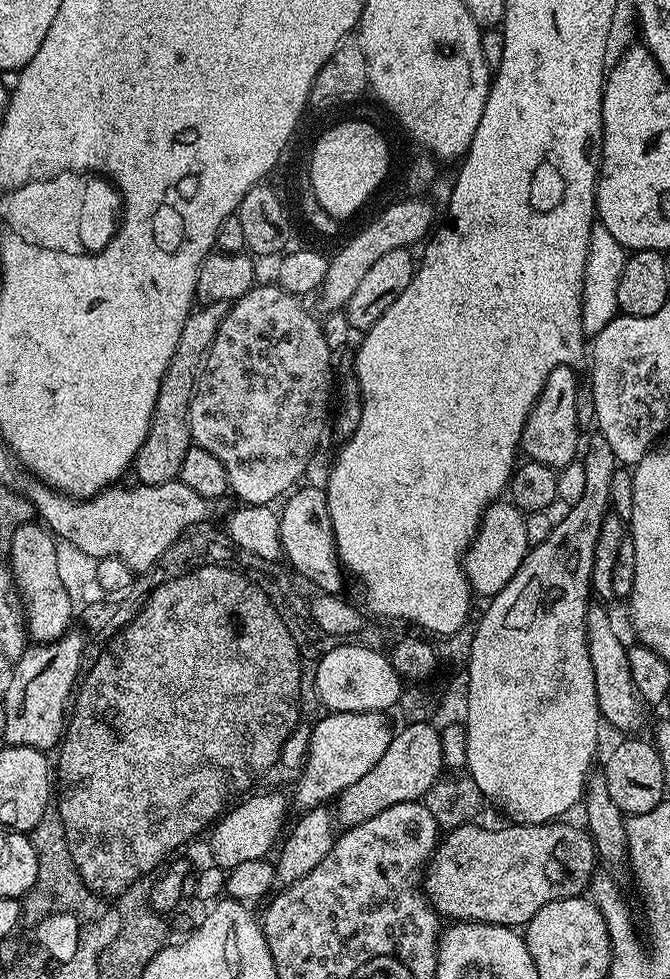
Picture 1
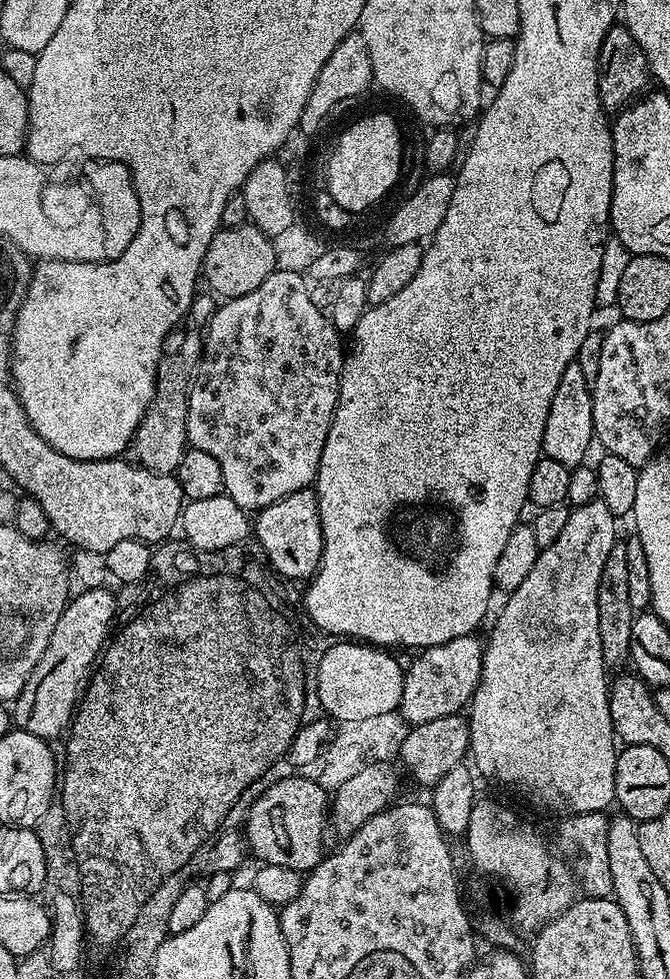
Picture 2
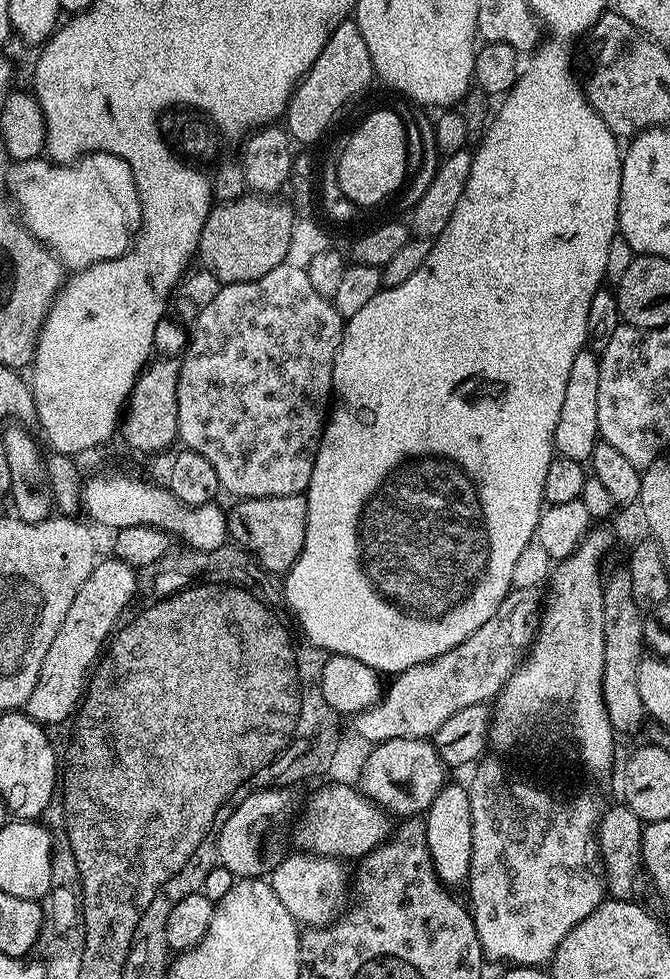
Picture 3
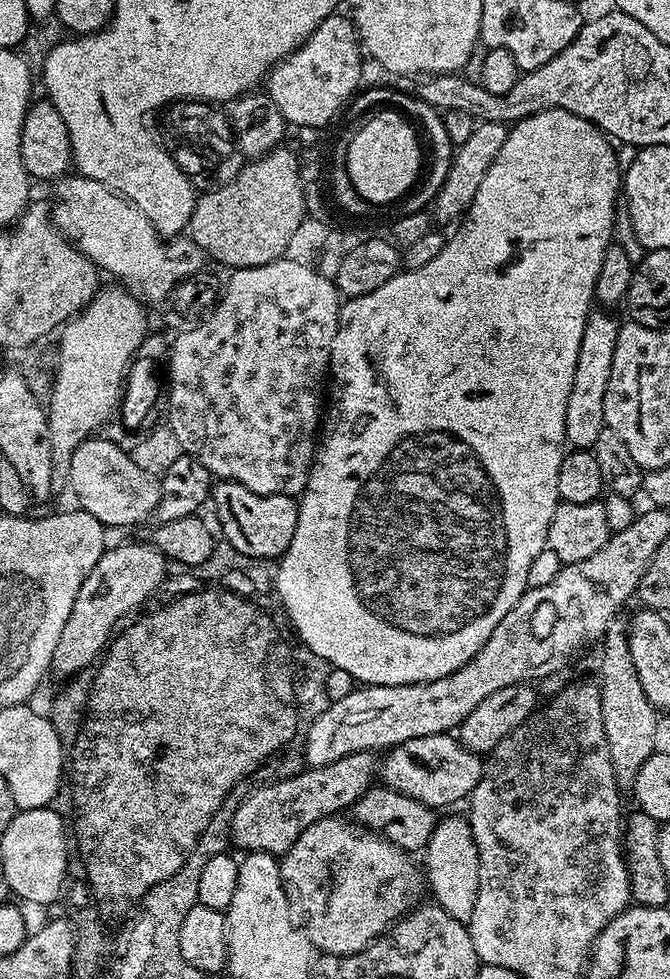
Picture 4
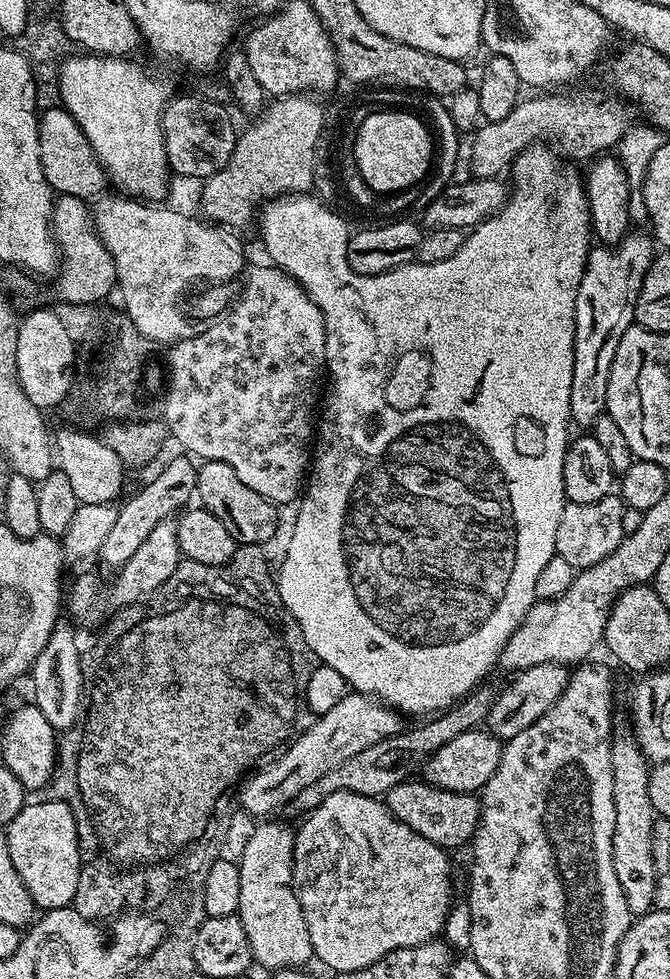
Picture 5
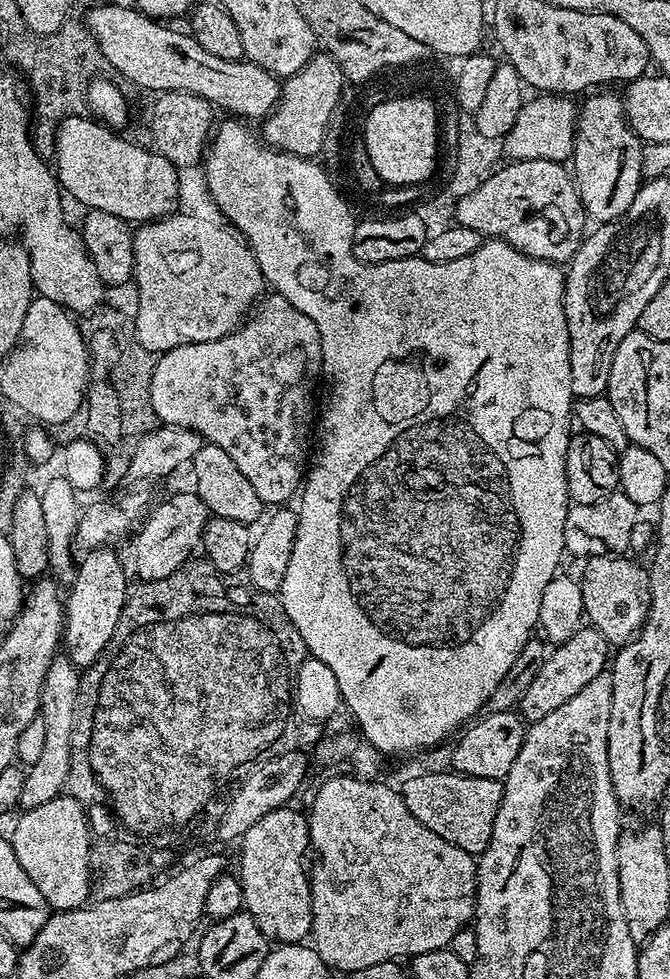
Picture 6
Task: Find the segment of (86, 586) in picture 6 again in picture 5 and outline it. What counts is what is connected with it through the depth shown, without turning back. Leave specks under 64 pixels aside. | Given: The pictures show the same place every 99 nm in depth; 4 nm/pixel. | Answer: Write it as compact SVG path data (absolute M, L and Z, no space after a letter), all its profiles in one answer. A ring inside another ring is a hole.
M173 455L172 460L159 469L161 472L145 488L138 489L125 504L122 504L120 517L114 521L114 527L107 532L106 538L102 538L98 559L106 567L112 568L111 570L119 570L127 560L134 558L138 546L142 546L142 542L150 538L150 530L154 530L158 522L179 513L189 503L187 500L191 501L195 497L196 470L197 465L187 455Z

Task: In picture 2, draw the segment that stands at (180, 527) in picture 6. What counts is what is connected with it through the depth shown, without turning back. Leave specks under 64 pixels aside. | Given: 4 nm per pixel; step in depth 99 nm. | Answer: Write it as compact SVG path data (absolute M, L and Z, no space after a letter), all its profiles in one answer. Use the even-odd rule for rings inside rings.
M103 586L77 592L62 610L42 658L38 658L38 664L30 670L26 686L22 686L15 700L11 701L12 723L19 731L29 732L49 742L55 741L55 736L65 735L78 707L82 685L105 647L108 627L116 612L116 600L107 590Z

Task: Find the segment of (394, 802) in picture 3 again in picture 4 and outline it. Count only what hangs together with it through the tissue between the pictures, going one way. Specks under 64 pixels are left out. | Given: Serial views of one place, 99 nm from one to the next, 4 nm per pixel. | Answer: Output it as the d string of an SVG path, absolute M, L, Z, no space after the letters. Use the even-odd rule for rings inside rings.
M446 732L410 738L410 742L387 749L378 768L383 787L398 790L398 794L406 794L408 798L418 798L418 802L434 810L444 810L440 808L456 804L459 800L467 801L483 773L483 759L466 750L455 735Z

